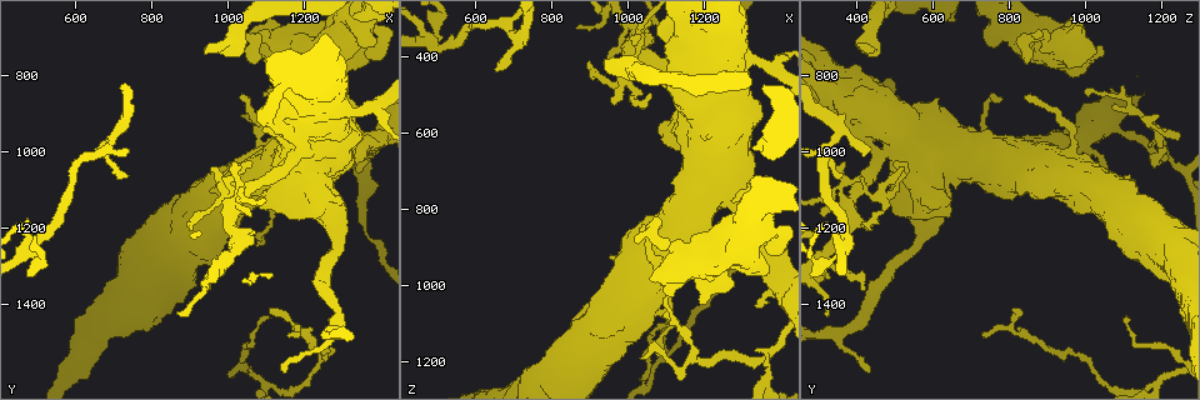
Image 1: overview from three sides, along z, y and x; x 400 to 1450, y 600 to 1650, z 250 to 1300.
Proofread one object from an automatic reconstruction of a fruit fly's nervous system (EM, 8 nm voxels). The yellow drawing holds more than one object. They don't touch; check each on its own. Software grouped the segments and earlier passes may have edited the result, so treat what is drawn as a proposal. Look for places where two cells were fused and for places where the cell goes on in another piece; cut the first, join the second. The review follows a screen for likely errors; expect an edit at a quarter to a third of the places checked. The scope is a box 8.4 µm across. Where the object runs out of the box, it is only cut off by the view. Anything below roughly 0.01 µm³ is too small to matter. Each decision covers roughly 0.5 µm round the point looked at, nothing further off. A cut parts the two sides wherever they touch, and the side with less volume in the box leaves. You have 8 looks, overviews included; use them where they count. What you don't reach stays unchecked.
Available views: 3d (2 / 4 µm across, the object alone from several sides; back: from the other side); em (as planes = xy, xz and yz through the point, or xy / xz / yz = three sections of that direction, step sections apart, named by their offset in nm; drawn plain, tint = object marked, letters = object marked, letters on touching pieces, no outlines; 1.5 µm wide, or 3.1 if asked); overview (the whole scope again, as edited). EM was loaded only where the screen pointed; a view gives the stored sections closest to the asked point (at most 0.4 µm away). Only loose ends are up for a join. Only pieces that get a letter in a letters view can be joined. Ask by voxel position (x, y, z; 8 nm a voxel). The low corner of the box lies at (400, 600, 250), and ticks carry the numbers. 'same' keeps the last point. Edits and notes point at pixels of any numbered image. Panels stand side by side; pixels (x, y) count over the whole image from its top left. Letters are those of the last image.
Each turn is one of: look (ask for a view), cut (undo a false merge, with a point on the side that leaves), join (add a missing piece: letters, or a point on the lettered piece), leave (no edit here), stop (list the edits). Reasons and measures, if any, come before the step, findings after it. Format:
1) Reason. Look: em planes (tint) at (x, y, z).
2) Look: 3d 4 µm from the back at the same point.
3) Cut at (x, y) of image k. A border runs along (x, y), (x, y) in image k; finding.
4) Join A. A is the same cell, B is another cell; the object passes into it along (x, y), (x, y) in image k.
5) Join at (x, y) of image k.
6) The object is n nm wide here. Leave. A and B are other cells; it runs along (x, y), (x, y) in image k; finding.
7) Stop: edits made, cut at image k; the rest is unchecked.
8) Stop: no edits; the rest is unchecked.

Branch stops here. Look: 3d 2 µm at (935, 740, 430).

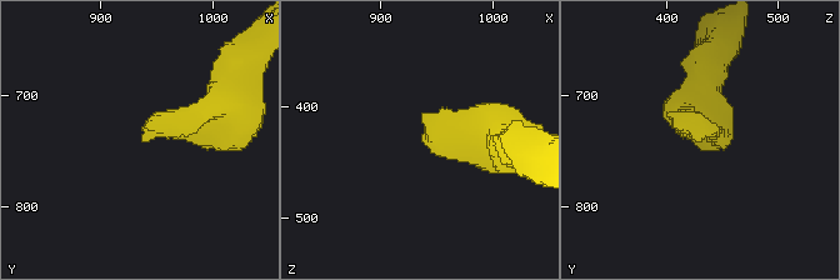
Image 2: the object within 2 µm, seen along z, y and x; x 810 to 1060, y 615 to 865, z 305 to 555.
Shape alone is not enough. Look: em planes (letters) at (938, 742, 426).

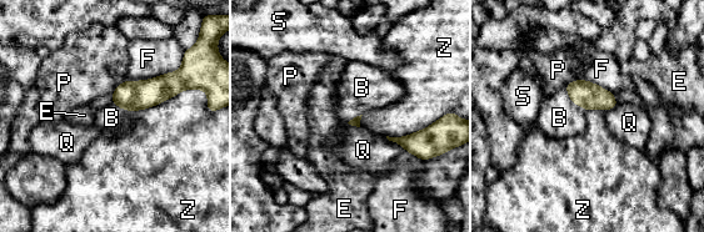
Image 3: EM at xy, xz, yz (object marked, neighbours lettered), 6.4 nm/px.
Join B. B is the same cell, E, F, P, Q, S and Z are other cells; the object passes into it along (585, 94), (573, 101), (559, 117) in image 3; it goes on there.

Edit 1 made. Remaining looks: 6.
Sharp bend. Look: 3d 2 µm at (705, 940, 350).

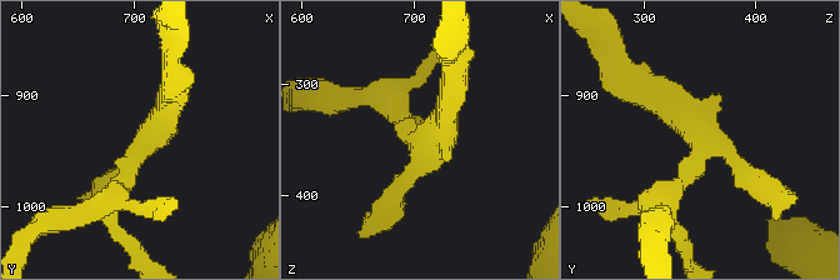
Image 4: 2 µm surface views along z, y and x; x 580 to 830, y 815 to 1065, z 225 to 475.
Look: em 3.1 µm xz step 8 (tint) at (710, 944, 354).

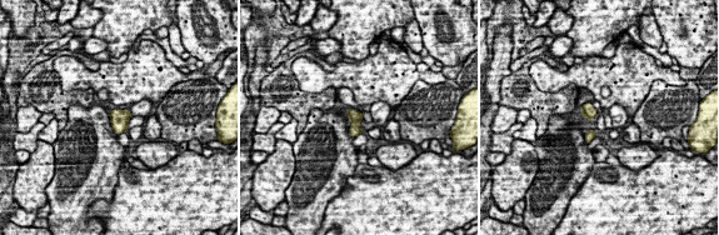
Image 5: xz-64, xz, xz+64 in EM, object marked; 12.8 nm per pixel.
Another direction. Look: em 3.1 µm planes (letters) at the same point.

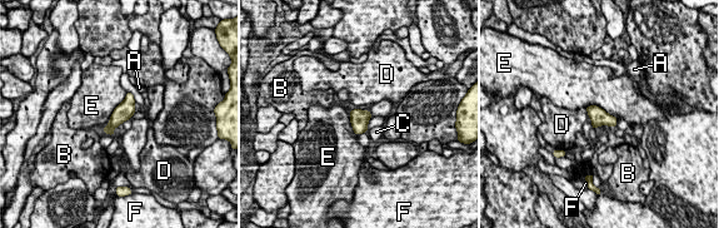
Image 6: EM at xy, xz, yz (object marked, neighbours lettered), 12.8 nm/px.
The longest contact is with E, 550 nm. Leave. A, B, C, D, E and F are other cells; a border runs along (128, 92), (103, 127) in image 6; continuous, no second cell.

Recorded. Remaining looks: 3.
Thick turns thin. Look: em xz step 4 (letters) at (1165, 1015, 460).

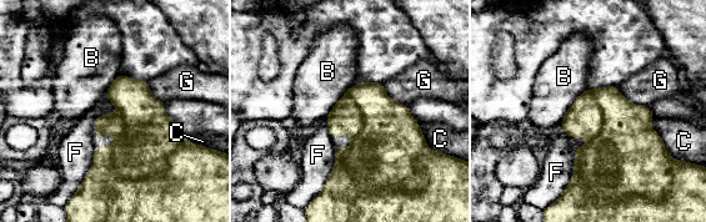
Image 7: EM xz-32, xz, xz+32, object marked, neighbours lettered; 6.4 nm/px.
The object is 20 nm wide here. Cut at (144, 147) of image 7. B, C, F and G are other cells; a border runs along (113, 144), (121, 176), (148, 177) in image 7; two cells meet here.

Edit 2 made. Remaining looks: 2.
Stop: edits made, join at image 3, cut at image 7; the rest is unchecked.

